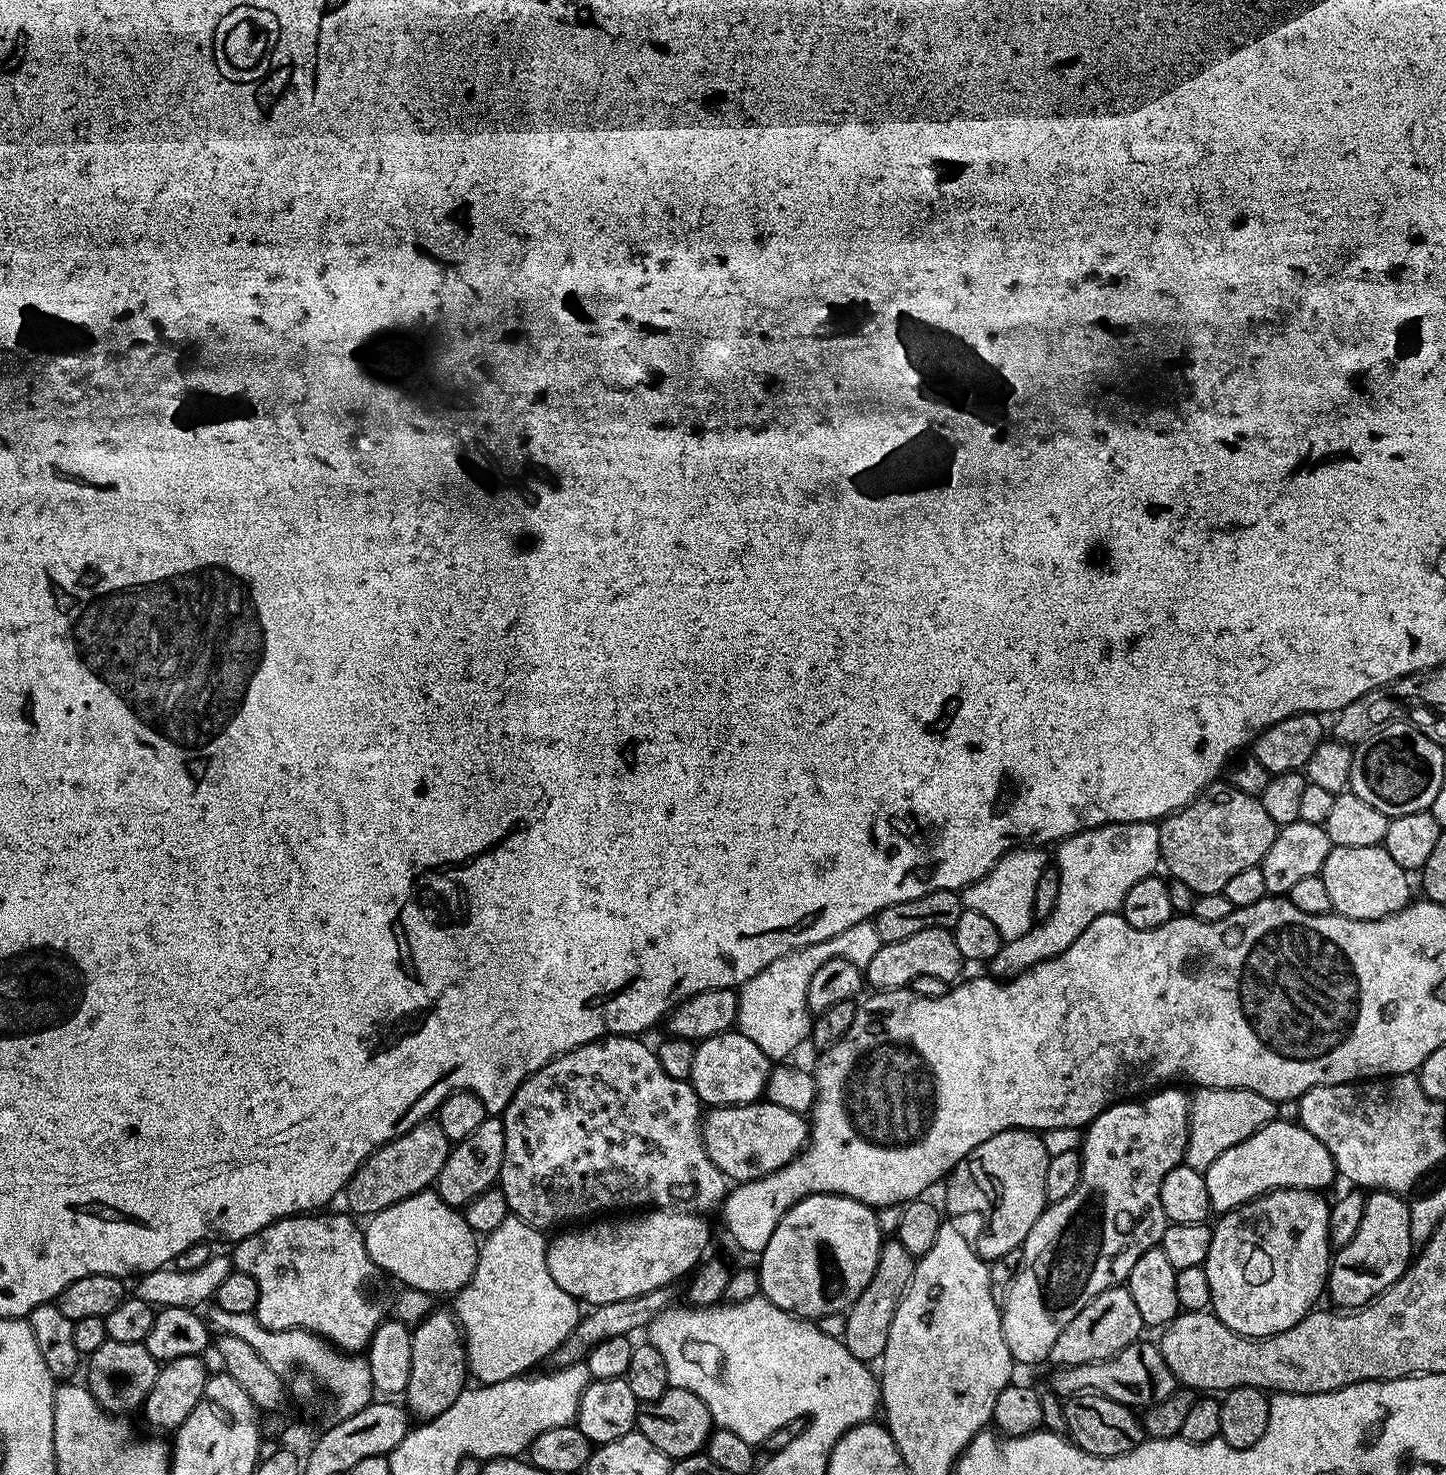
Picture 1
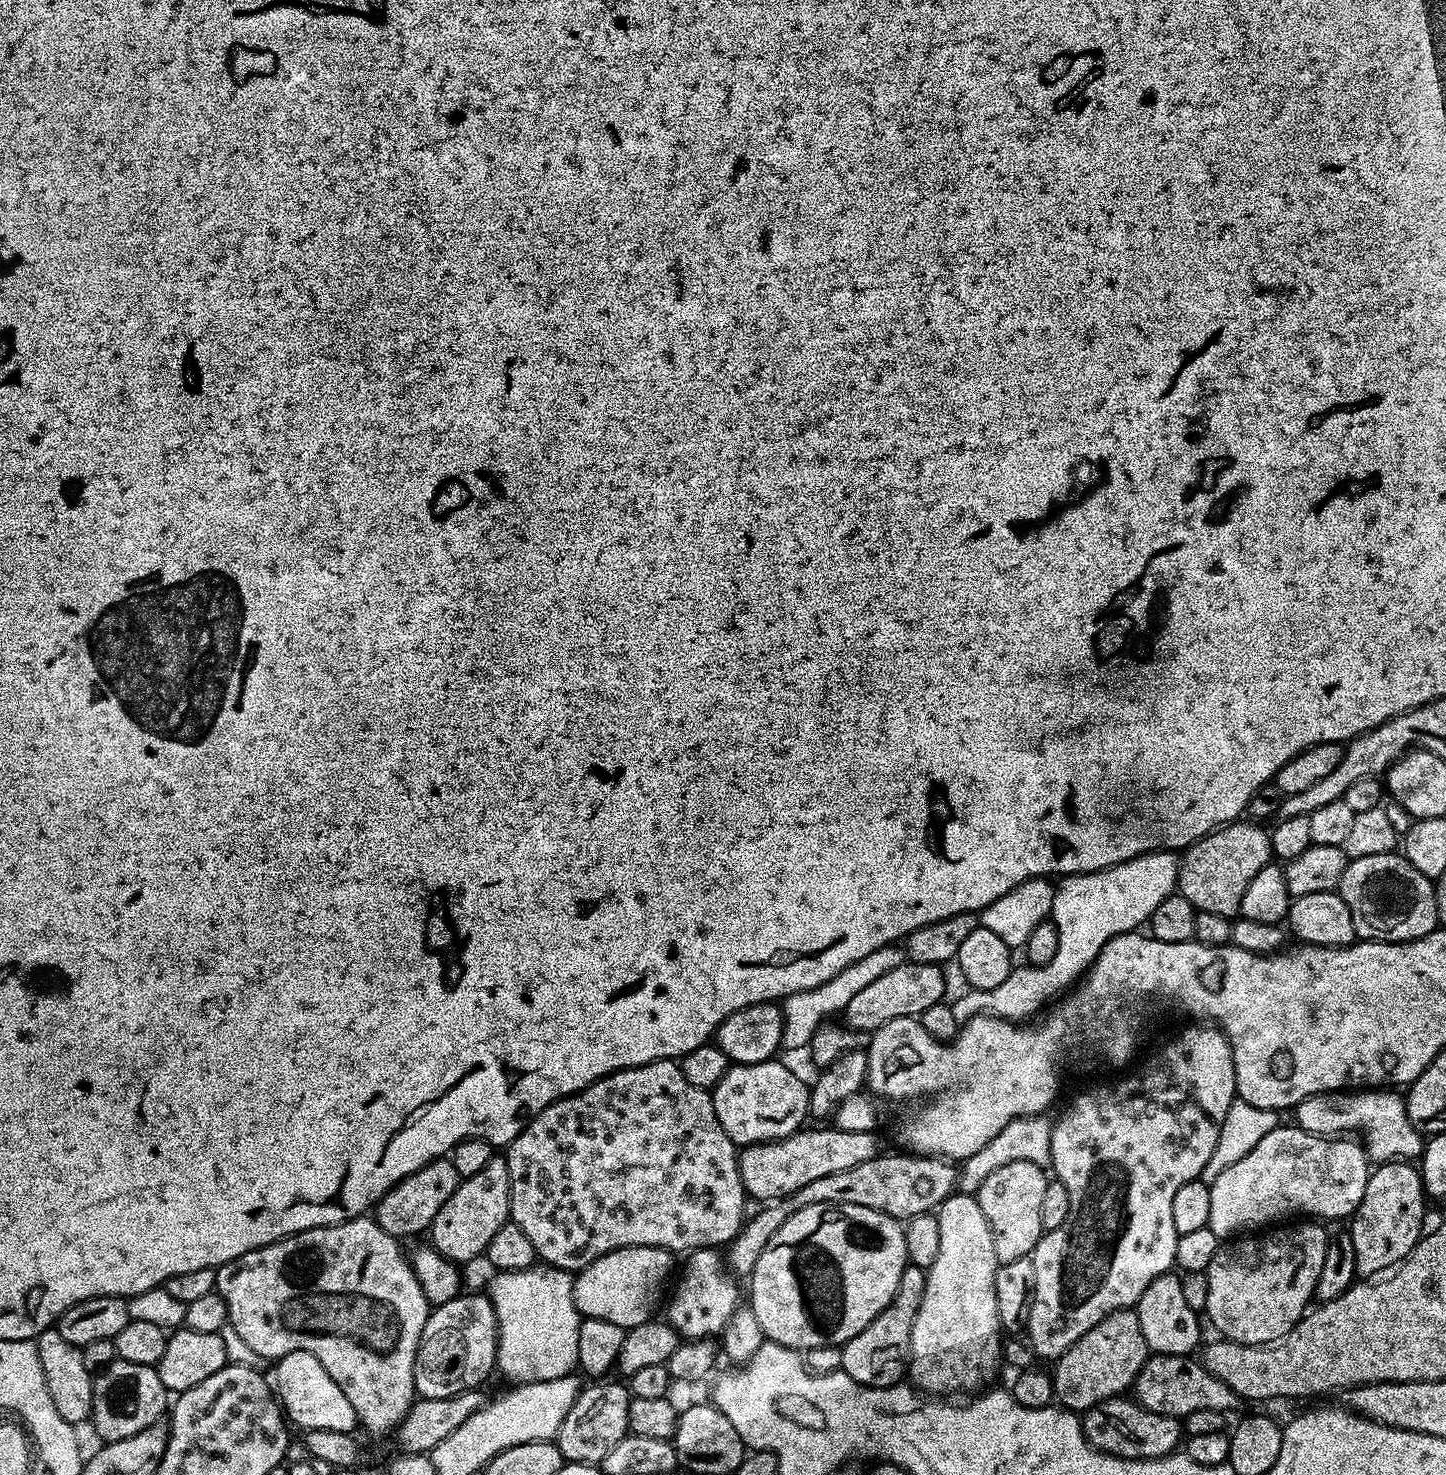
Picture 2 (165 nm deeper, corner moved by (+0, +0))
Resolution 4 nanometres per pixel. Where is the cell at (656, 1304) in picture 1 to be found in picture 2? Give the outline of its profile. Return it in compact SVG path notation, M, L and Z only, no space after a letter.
M904 1150L899 1151L892 1152L889 1156L881 1154L870 1158L870 1162L861 1162L859 1166L826 1174L814 1182L806 1182L806 1186L802 1186L797 1192L791 1192L783 1200L765 1203L761 1212L756 1212L753 1216L751 1213L747 1217L740 1233L727 1245L726 1263L729 1269L737 1277L751 1277L754 1266L758 1266L758 1258L762 1258L762 1250L766 1250L766 1242L770 1242L770 1238L774 1238L777 1230L791 1216L798 1214L798 1210L811 1204L866 1206L901 1222L918 1214L935 1213L944 1199L957 1191L957 1165L938 1156L917 1156Z

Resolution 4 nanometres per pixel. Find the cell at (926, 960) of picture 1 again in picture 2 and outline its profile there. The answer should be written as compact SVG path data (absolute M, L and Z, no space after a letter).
M905 962L894 966L890 974L882 974L882 978L870 982L870 986L850 998L842 1013L843 1023L856 1032L871 1034L894 1018L920 1017L924 1011L945 999L944 971L945 969L938 964Z

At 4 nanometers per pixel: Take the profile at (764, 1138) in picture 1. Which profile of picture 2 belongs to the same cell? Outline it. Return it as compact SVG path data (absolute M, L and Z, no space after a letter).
M835 1126L829 1128L805 1127L781 1140L768 1140L764 1144L749 1144L738 1152L740 1161L740 1177L744 1183L744 1191L759 1202L775 1202L783 1200L791 1192L797 1192L806 1182L814 1182L826 1174L834 1174L837 1170L847 1170L850 1166L859 1166L861 1162L870 1162L870 1158L881 1155L882 1148L876 1141L876 1132L851 1132Z

